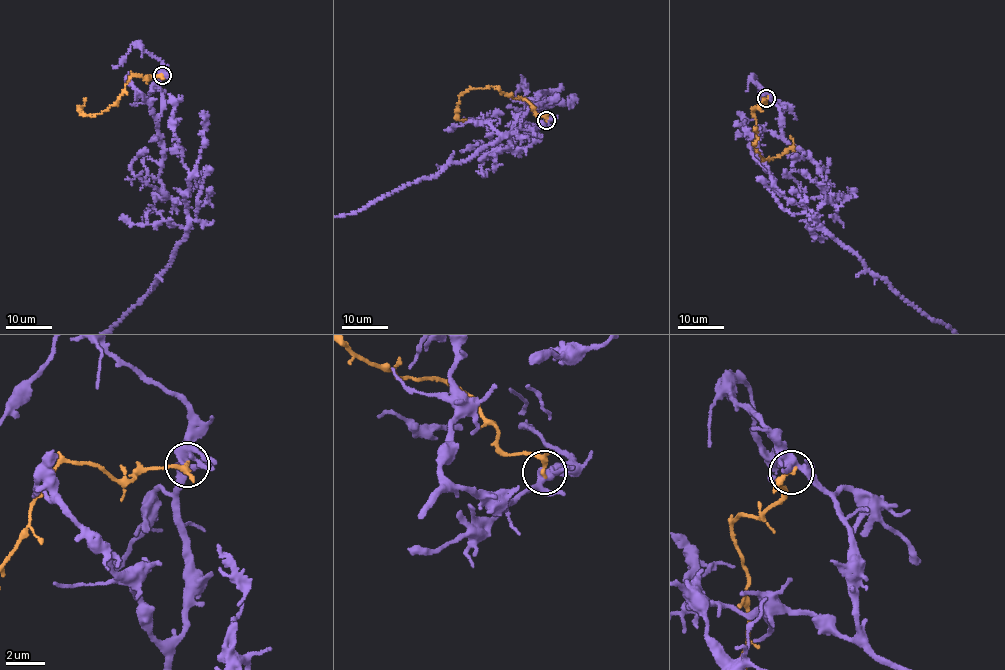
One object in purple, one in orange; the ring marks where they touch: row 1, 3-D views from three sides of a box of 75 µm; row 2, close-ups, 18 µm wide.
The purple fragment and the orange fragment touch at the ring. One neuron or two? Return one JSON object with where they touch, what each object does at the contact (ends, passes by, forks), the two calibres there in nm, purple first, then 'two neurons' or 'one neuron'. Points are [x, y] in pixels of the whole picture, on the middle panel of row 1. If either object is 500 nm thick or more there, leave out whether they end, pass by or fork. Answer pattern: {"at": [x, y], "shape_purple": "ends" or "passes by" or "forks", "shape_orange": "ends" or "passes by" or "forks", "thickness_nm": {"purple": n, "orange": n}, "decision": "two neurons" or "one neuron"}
{"at": [546, 120], "shape_purple": "forks", "shape_orange": "passes by", "thickness_nm": {"purple": 320, "orange": 200}, "decision": "two neurons"}

